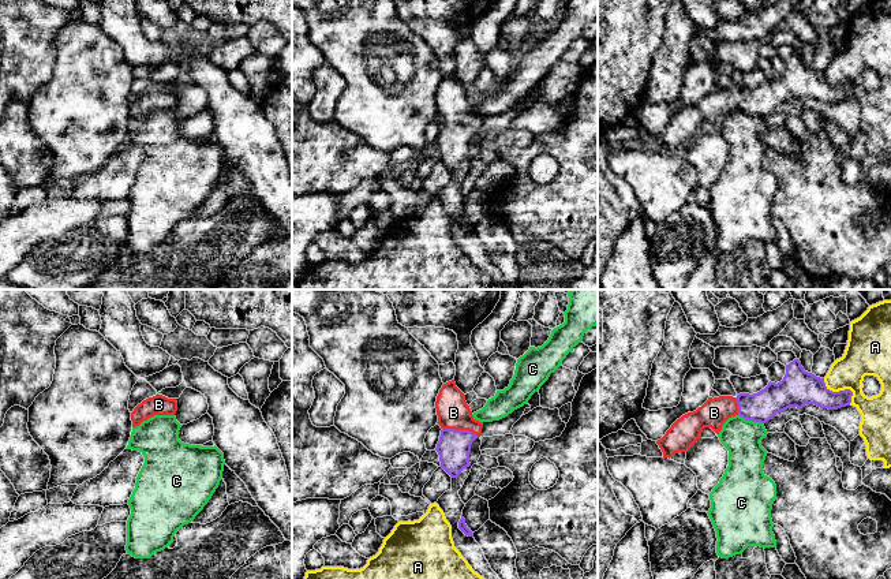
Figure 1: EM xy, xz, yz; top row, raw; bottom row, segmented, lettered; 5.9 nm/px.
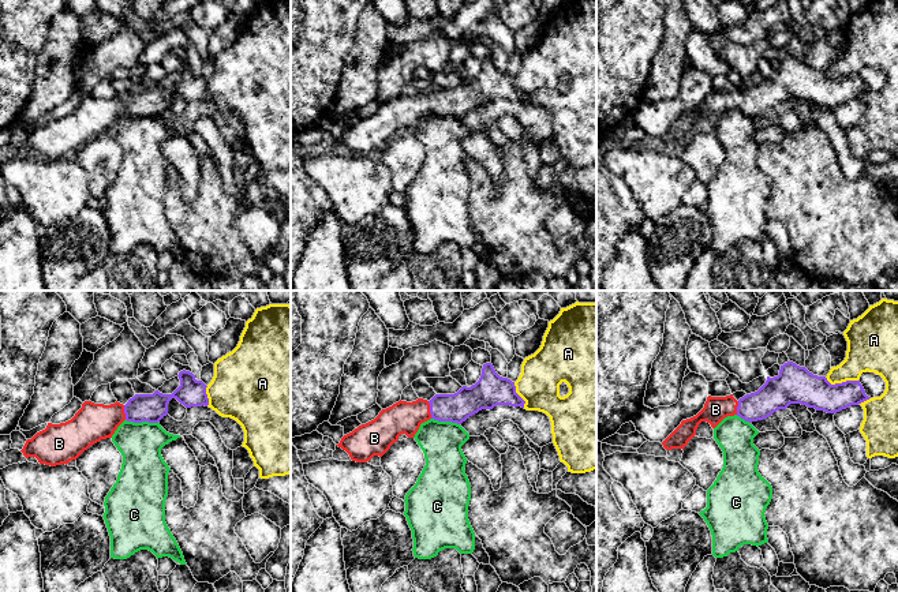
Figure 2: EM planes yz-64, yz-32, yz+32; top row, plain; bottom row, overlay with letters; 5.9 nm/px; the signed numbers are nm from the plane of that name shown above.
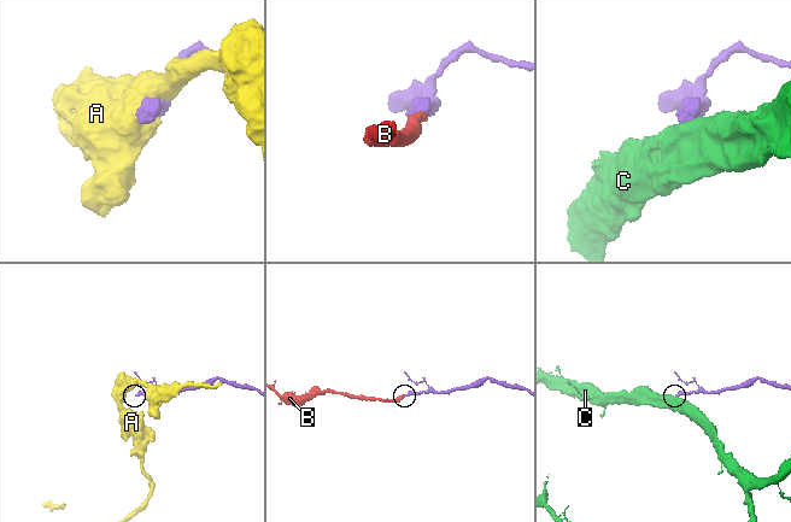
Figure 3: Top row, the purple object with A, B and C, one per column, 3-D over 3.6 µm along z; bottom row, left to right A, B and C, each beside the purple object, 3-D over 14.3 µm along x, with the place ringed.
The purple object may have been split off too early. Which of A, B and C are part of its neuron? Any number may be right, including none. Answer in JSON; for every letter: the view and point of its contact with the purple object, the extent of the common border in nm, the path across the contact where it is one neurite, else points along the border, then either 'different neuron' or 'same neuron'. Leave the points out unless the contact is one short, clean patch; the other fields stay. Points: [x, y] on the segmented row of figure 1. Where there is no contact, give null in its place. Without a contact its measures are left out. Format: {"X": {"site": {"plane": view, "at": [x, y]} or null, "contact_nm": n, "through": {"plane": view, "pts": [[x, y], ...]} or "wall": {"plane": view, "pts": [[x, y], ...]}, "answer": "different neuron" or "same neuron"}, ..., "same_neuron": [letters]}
{"A": {"site": {"plane": "yz", "at": [842, 391]}, "contact_nm": 220, "answer": "different neuron"}, "B": {"site": {"plane": "xz", "at": [460, 430]}, "contact_nm": 220, "through": {"plane": "xz", "pts": [[453, 447], [460, 430], [453, 413]]}, "answer": "same neuron"}, "C": {"site": {"plane": "yz", "at": [751, 419]}, "contact_nm": 160, "wall": {"plane": "yz", "pts": [[738, 414], [762, 424]]}, "answer": "different neuron"}, "same_neuron": ["B"]}

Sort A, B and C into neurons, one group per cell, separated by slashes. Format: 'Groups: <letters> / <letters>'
Groups: A / B / C

